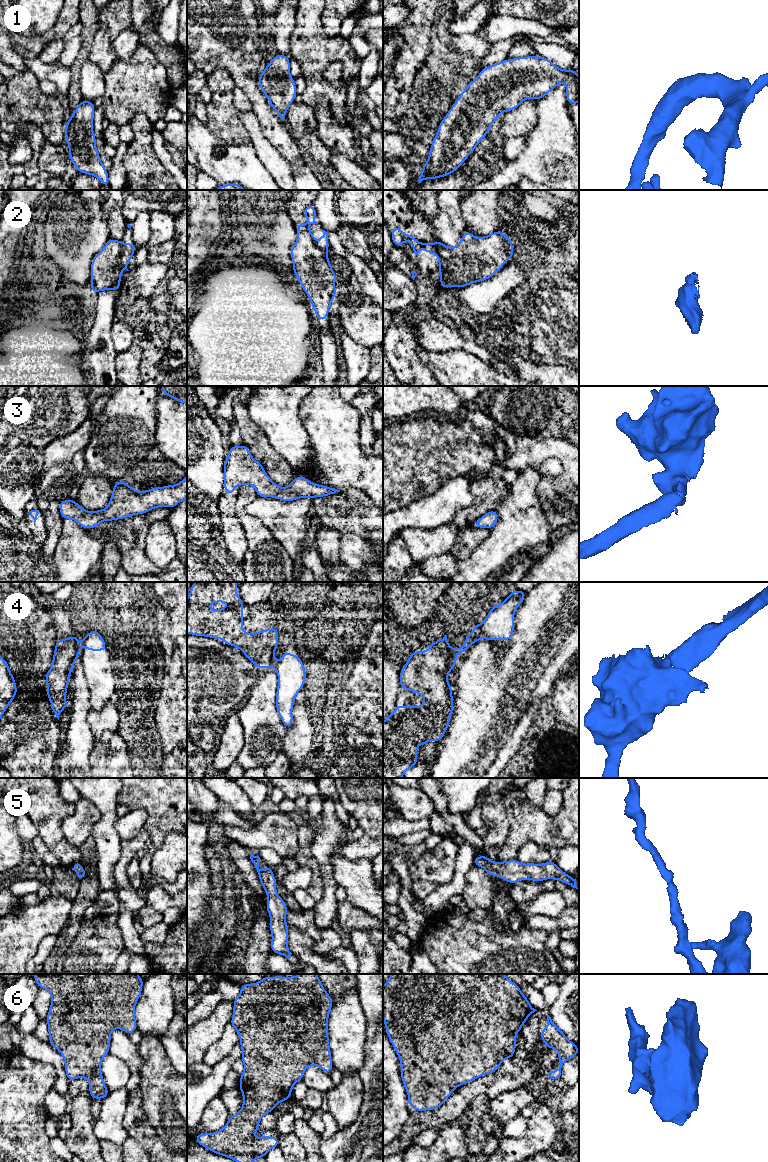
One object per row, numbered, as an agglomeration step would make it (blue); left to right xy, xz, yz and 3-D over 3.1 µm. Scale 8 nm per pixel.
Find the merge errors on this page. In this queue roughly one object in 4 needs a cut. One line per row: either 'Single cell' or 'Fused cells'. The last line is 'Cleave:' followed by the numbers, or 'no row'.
1: Single cell
2: Fused cells
3: Single cell
4: Fused cells
5: Single cell
6: Single cell
Cleave: 2, 4

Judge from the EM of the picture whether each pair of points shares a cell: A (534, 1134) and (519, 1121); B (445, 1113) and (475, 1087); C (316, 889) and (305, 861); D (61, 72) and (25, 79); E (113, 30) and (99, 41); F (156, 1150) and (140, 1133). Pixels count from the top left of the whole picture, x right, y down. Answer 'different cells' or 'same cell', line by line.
A: different cells
B: same cell
C: same cell
D: different cells
E: different cells
F: same cell

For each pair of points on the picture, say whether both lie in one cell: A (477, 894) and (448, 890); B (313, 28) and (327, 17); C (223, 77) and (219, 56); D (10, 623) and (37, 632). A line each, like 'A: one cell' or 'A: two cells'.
A: two cells
B: two cells
C: two cells
D: one cell

